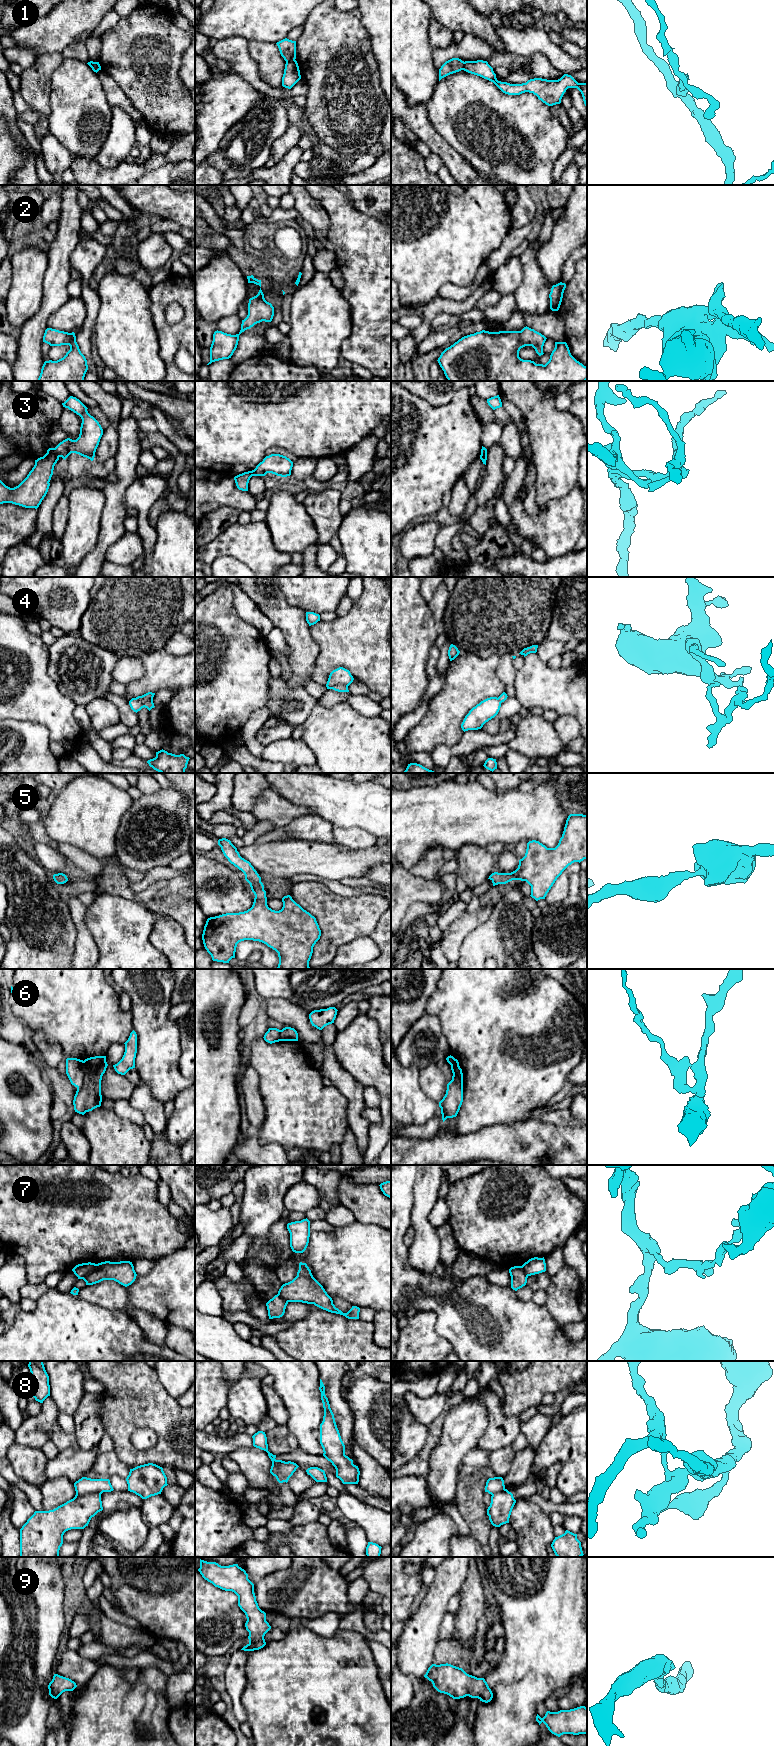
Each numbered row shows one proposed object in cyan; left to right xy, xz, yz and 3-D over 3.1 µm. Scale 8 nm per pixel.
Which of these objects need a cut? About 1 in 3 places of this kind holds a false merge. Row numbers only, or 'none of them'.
1, 3, 4, 6, 7, 8

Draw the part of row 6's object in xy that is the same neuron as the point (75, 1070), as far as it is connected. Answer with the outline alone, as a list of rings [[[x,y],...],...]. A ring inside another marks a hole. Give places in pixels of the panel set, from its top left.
[[[67,1058],[66,1074],[75,1087],[83,1085],[85,1076],[84,1061],[77,1058]]]

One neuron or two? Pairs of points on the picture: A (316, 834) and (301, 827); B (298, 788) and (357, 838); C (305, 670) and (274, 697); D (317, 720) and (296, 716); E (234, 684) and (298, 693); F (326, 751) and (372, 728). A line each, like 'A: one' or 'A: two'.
A: one
B: two
C: two
D: two
E: two
F: one

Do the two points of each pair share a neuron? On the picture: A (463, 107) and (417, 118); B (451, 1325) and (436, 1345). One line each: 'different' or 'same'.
A: different
B: different

